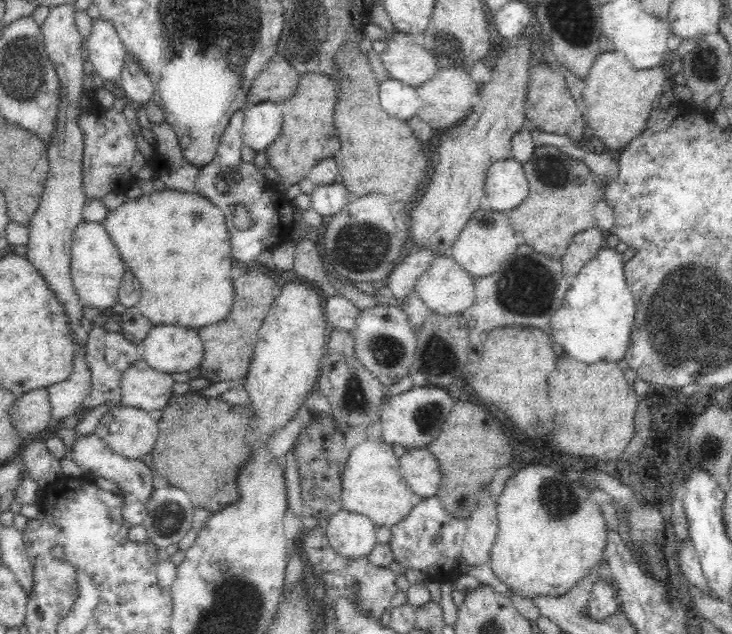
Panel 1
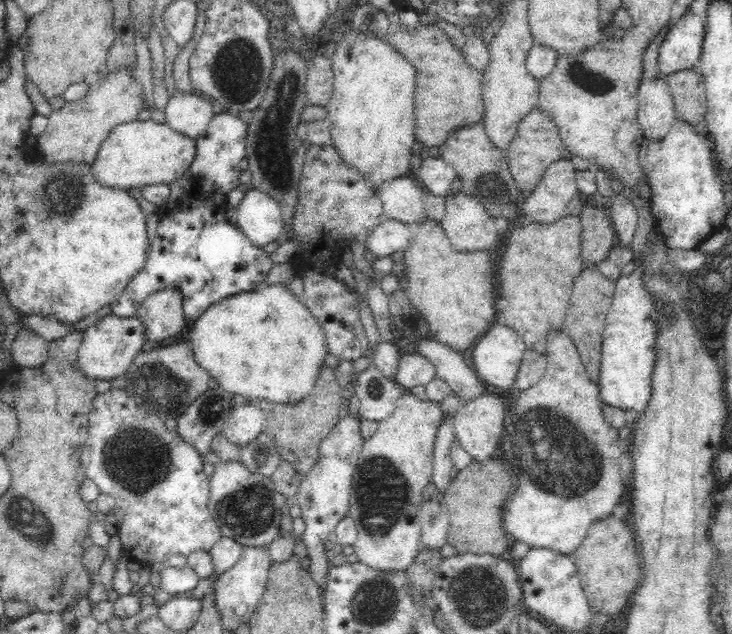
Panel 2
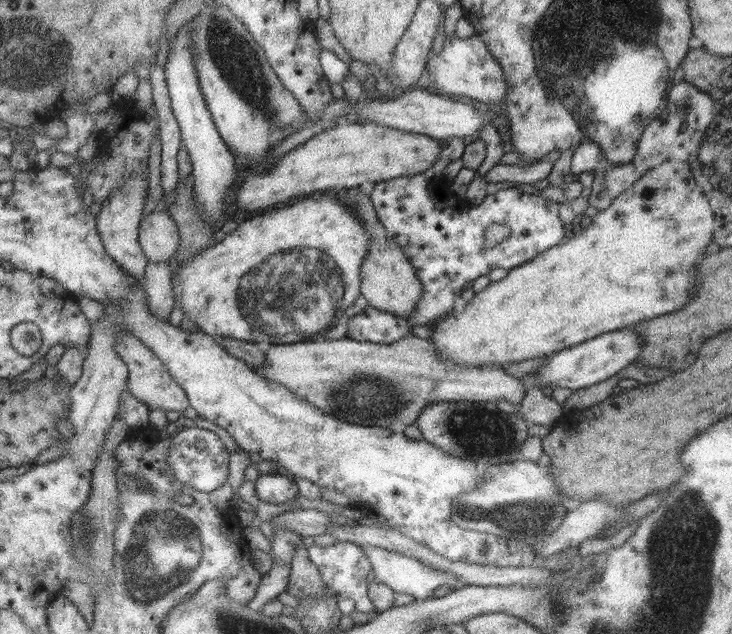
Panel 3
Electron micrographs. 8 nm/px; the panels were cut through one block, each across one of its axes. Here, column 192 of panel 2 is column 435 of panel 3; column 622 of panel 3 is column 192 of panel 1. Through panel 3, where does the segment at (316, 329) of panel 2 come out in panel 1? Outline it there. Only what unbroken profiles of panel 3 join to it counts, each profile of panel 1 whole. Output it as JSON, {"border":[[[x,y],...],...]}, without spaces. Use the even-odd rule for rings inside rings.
{"border":[[[166,187],[150,194],[143,193],[136,200],[124,197],[119,207],[106,212],[101,223],[116,245],[124,265],[140,283],[137,307],[152,325],[176,324],[196,330],[228,316],[234,300],[233,279],[230,278],[233,262],[230,233],[223,212],[208,198],[196,192]]]}

